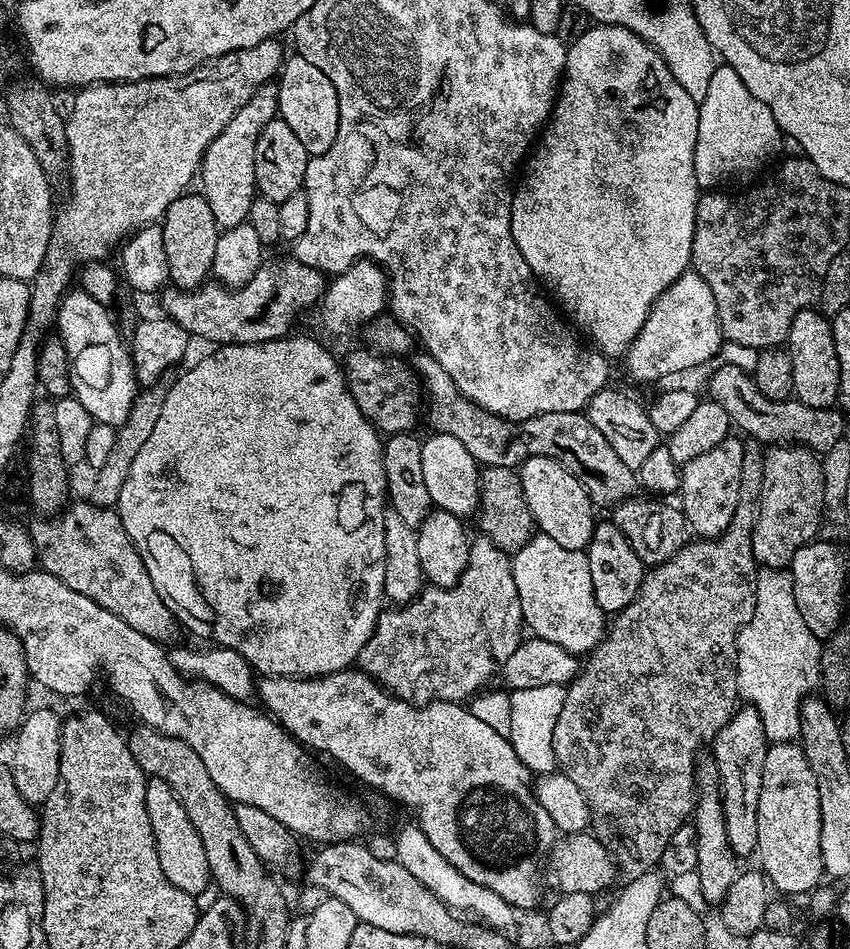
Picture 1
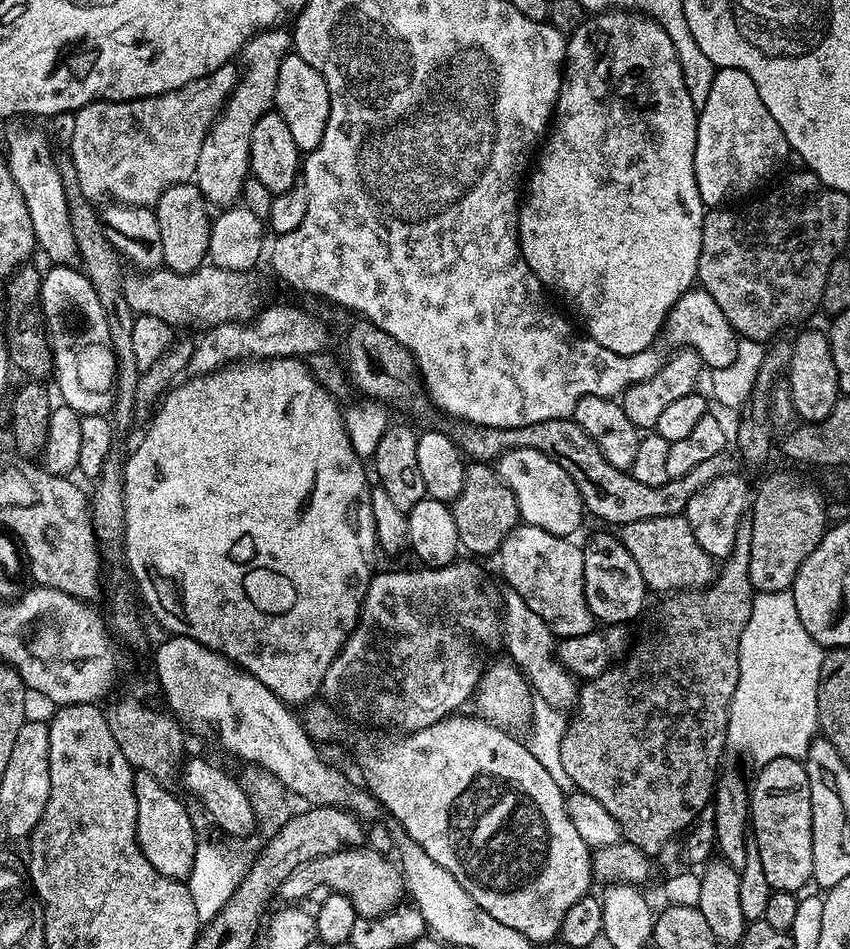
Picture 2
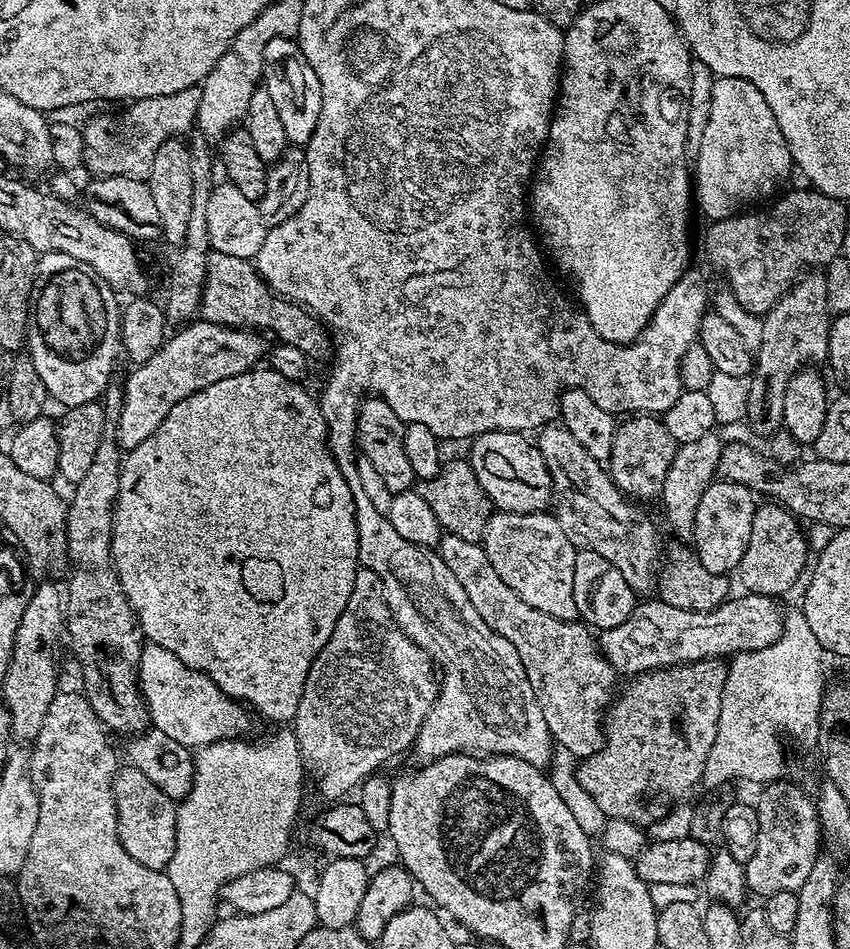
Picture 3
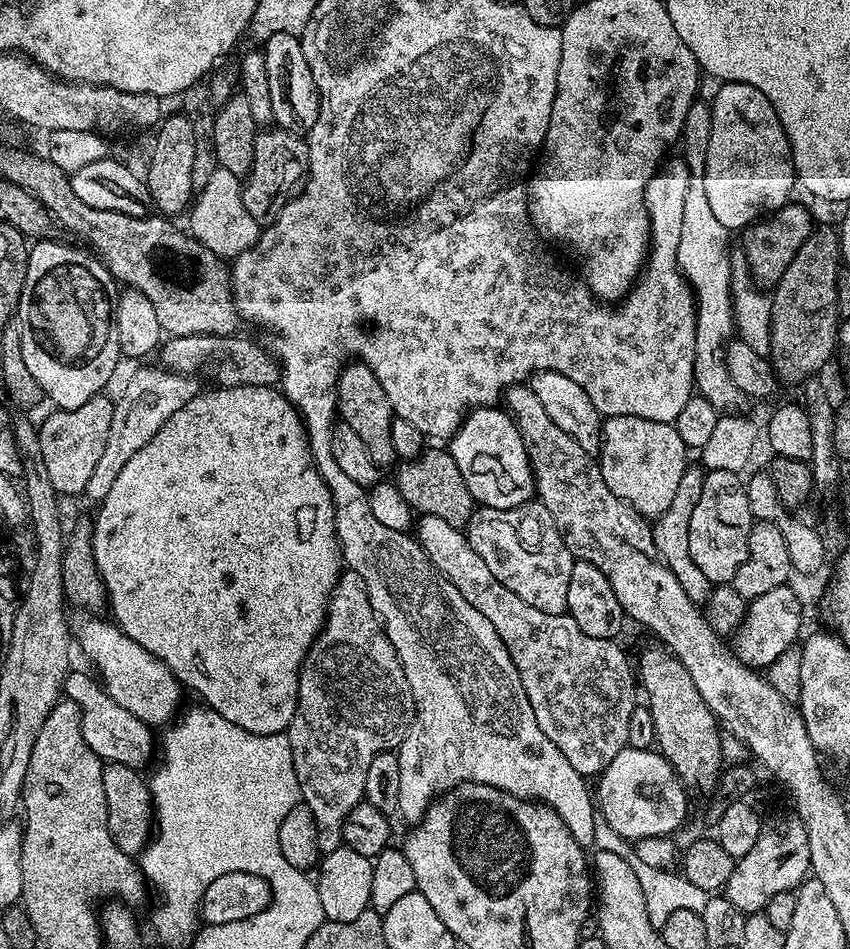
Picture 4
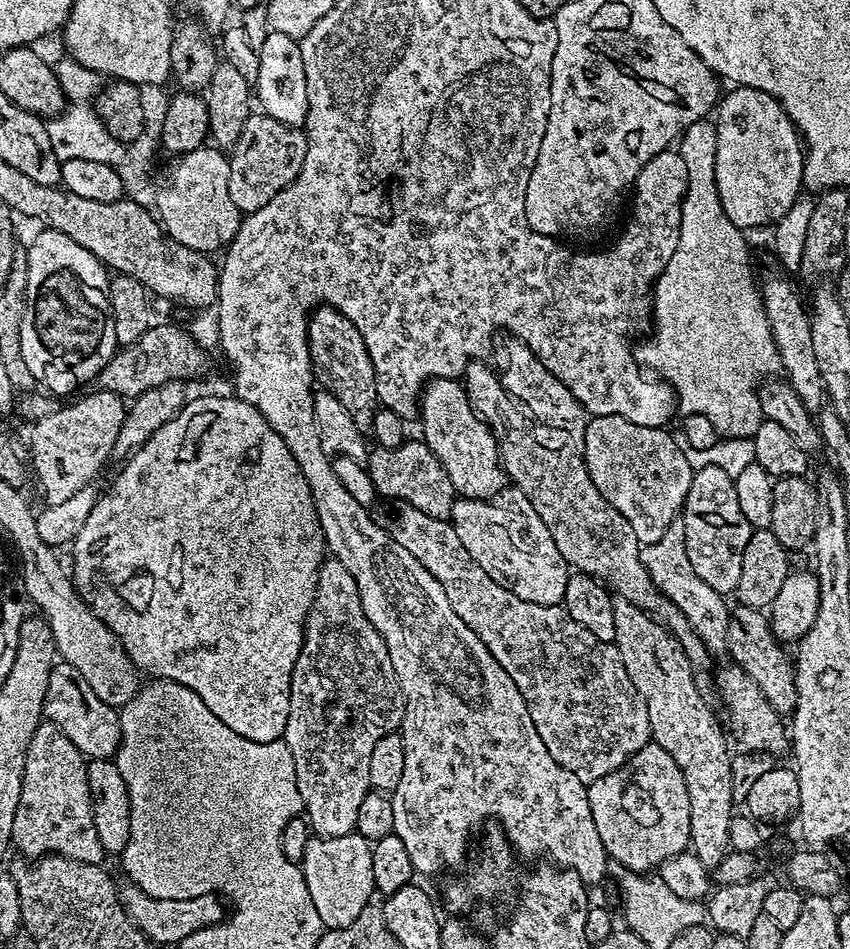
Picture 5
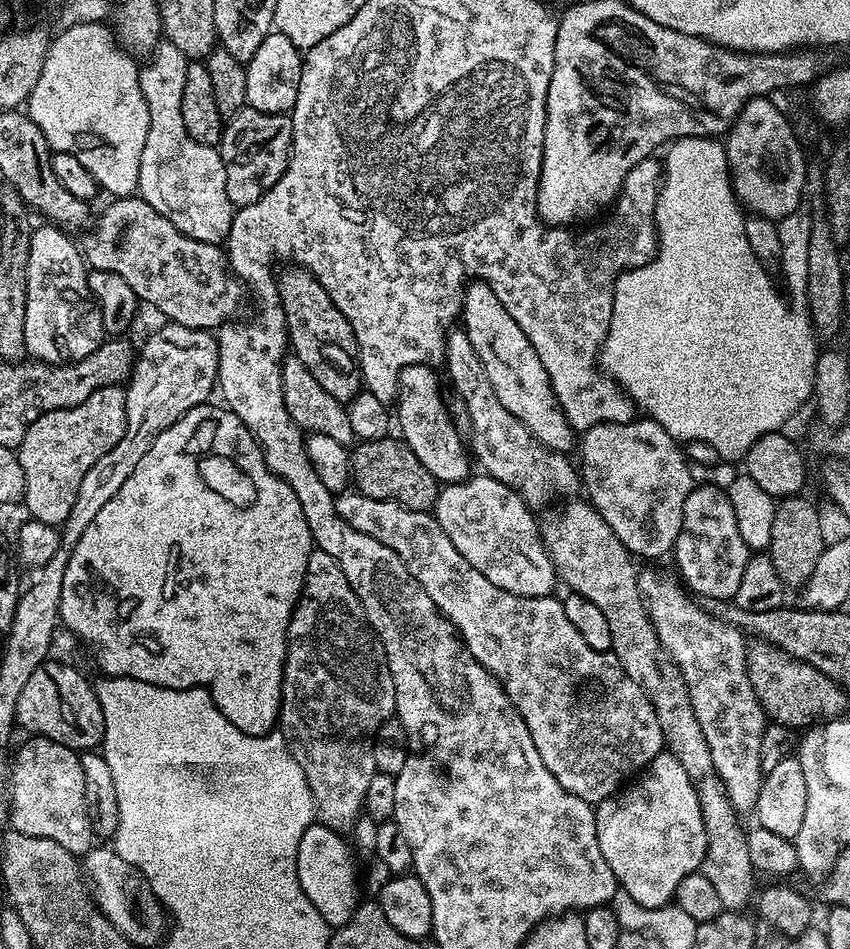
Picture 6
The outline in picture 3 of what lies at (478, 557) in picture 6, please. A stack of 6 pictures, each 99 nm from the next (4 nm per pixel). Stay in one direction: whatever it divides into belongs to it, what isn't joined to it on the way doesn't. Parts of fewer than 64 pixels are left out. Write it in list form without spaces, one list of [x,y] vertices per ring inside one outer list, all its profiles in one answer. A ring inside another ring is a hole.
[[[493,511],[482,543],[494,570],[498,570],[498,578],[502,578],[502,582],[506,582],[506,586],[510,586],[510,590],[514,590],[514,594],[526,602],[526,606],[534,606],[534,610],[542,610],[542,614],[550,614],[559,620],[577,619],[578,606],[574,606],[574,562],[578,549],[562,532],[555,515],[547,511]]]

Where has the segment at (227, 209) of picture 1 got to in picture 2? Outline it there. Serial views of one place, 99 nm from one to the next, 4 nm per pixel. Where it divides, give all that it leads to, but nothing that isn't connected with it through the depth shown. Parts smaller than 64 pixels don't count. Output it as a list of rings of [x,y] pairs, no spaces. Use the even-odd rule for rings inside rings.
[[[287,27],[267,28],[265,32],[254,34],[244,43],[242,56],[248,61],[238,76],[236,89],[228,96],[228,101],[220,109],[219,116],[210,126],[198,154],[195,184],[209,205],[232,206],[241,199],[244,179],[249,175],[250,134],[258,118],[273,111],[278,90],[278,70],[281,59],[293,51],[291,31]]]

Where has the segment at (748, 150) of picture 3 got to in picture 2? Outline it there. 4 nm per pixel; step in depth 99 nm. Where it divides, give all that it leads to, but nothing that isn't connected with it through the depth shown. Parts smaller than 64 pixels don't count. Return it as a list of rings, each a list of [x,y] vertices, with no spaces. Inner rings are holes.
[[[719,68],[716,71],[710,95],[699,109],[696,123],[694,154],[695,181],[698,182],[699,196],[705,207],[721,207],[739,200],[758,189],[764,180],[790,154],[786,136],[770,115],[770,110],[758,95],[757,87],[745,71],[737,68]]]

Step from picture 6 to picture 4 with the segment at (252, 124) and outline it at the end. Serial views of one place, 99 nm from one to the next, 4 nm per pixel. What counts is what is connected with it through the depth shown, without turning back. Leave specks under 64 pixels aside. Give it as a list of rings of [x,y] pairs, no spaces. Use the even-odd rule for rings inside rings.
[[[279,126],[257,131],[255,137],[253,164],[243,177],[240,193],[250,218],[254,218],[261,226],[267,226],[305,183],[308,174],[308,142],[303,135],[288,132]]]

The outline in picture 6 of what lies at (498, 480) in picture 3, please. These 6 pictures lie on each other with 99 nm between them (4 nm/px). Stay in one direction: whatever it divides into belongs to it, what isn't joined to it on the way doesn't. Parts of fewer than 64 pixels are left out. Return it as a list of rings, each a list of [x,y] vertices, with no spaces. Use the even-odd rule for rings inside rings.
[[[411,364],[410,366],[406,366],[400,372],[400,391],[394,401],[394,416],[398,421],[398,428],[400,424],[400,432],[399,435],[402,437],[403,443],[407,444],[410,450],[414,450],[415,456],[418,458],[418,462],[422,462],[422,466],[426,466],[426,470],[430,470],[430,474],[434,474],[434,478],[441,484],[457,484],[459,480],[466,480],[470,475],[470,469],[468,469],[468,462],[470,464],[470,452],[466,447],[466,440],[463,436],[460,437],[460,432],[456,429],[456,424],[452,421],[452,416],[448,413],[448,404],[444,401],[444,396],[440,393],[440,380],[435,376],[433,369],[429,367],[427,364]]]

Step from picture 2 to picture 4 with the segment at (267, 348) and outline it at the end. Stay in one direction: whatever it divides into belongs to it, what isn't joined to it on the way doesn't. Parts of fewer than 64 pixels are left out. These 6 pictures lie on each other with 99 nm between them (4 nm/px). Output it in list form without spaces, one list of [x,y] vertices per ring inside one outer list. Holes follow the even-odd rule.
[[[153,366],[153,368],[140,368],[128,380],[128,385],[120,392],[120,397],[115,397],[112,405],[112,421],[110,422],[110,434],[106,434],[106,450],[102,450],[102,458],[98,458],[98,466],[94,466],[94,474],[90,474],[90,482],[86,482],[86,490],[83,495],[90,498],[93,502],[99,502],[106,498],[106,494],[110,494],[110,486],[114,486],[114,481],[118,479],[118,474],[122,474],[122,466],[126,466],[126,462],[130,462],[130,458],[134,458],[134,454],[138,454],[138,450],[142,450],[142,446],[146,446],[146,442],[150,442],[150,438],[154,438],[154,434],[158,434],[158,430],[162,430],[162,426],[166,426],[166,422],[170,422],[170,418],[174,414],[178,414],[178,410],[182,410],[182,406],[186,406],[186,402],[190,402],[201,391],[202,384],[195,376],[184,376],[181,372],[169,372],[167,368]]]

